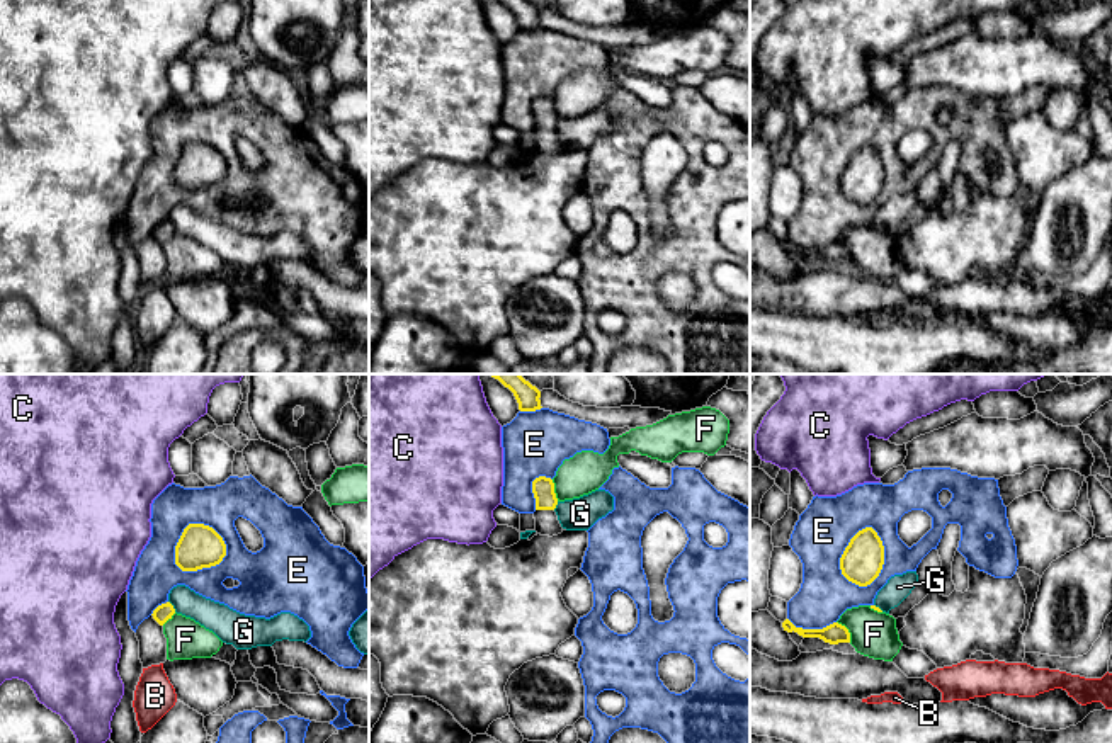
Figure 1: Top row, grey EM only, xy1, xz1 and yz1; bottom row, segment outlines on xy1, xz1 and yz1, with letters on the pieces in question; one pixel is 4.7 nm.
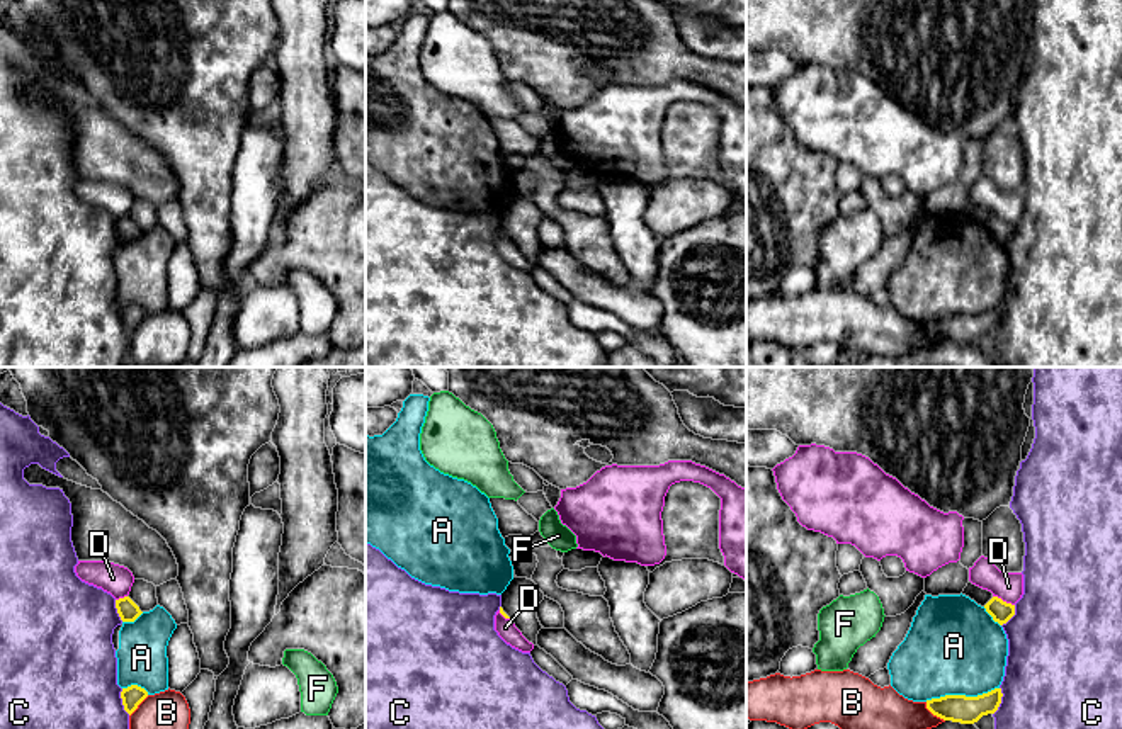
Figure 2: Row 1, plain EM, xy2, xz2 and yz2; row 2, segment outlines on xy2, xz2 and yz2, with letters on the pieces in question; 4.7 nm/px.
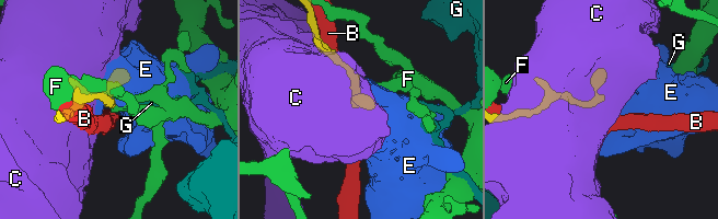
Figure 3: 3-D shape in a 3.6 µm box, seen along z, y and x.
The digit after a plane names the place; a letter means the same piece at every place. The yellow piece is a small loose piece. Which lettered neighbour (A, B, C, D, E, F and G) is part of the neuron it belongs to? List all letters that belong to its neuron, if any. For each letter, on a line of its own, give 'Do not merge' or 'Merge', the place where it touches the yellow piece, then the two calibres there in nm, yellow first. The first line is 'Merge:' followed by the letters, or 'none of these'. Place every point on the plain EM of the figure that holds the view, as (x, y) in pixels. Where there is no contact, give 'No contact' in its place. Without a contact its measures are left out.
Merge: none of these
A: Do not merge. Touches yellow at yz2 (961, 315). Thickness 130 nm (yellow) against 440 nm
B: Do not merge. Touches yellow at yz2 (934, 333). Thickness 130 nm (yellow) against 220 nm
C: Do not merge. Touches yellow at xy2 (123, 322). Thickness 100 nm (yellow) against 500 nm
D: Do not merge. Touches yellow at yz2 (1002, 220). Thickness 100 nm (yellow) against 140 nm
E: Do not merge. Touches yellow at xy1 (204, 186). Thickness 200 nm (yellow) against 200 nm
F: Do not merge. Touches yellow at yz1 (847, 250). Thickness 100 nm (yellow) against 220 nm
G: Do not merge. Touches yellow at xy1 (172, 225). Thickness 80 nm (yellow) against 140 nm

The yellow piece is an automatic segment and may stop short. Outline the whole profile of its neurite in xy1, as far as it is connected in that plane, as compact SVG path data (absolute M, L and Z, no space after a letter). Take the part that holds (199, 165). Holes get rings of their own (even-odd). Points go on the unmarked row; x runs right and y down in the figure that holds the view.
M189 143L175 165L175 184L182 190L216 185L224 175L226 163L223 156L204 143Z

